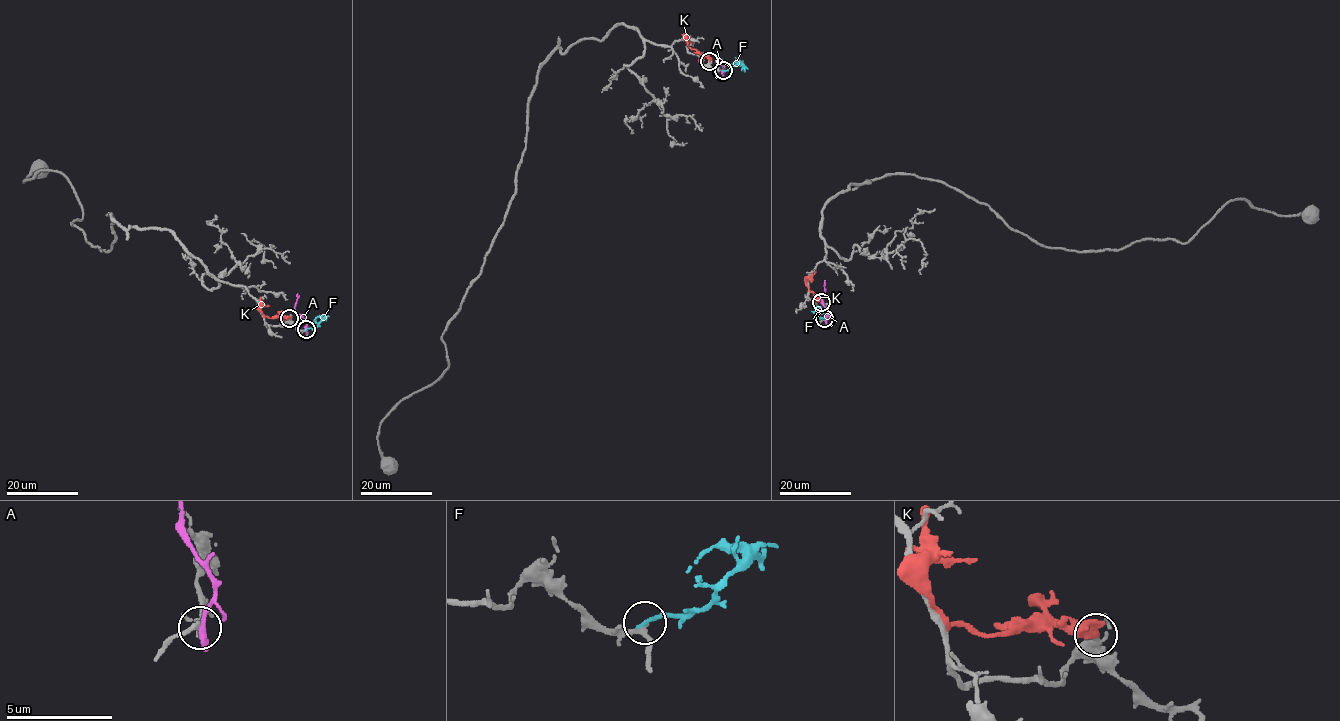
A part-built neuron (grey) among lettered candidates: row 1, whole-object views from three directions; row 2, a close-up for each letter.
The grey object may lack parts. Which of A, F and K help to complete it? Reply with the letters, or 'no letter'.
no letter

